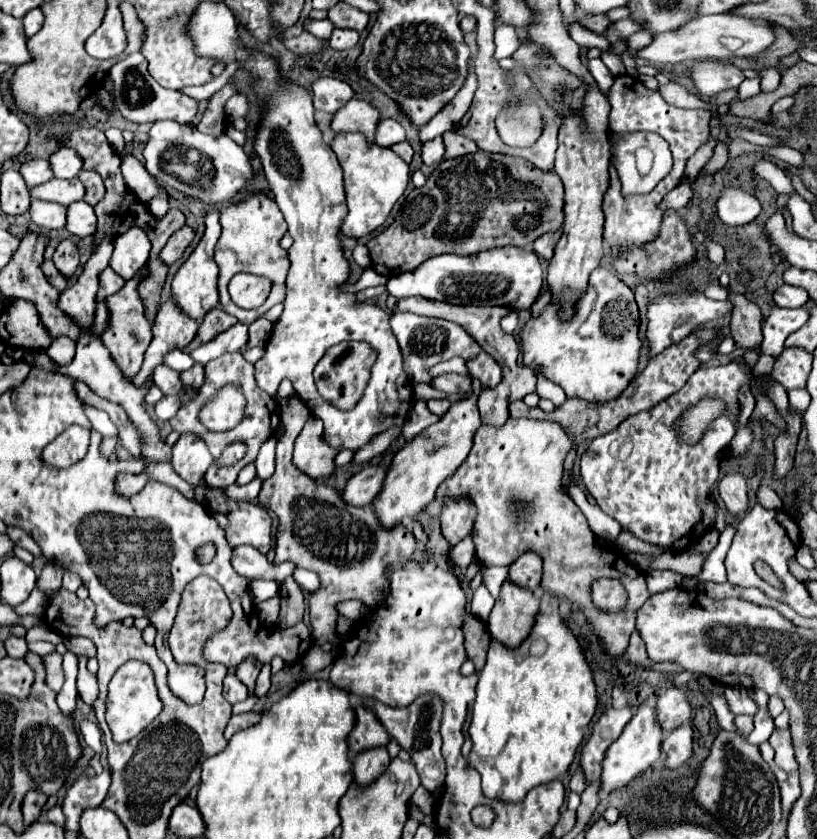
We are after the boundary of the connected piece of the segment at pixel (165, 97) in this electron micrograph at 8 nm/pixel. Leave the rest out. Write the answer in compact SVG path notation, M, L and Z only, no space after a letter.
M133 53L127 59L119 61L109 77L115 83L115 93L113 93L113 103L121 111L121 115L133 123L153 123L159 119L171 119L181 125L191 123L197 117L199 103L193 97L187 97L183 91L173 91L165 89L159 83L153 81L153 77L147 71L147 59L141 53Z

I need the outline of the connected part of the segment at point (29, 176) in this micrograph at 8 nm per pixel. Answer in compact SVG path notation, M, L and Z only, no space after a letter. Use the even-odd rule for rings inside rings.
M29 159L21 165L21 175L27 181L29 187L37 187L47 183L49 179L53 179L53 171L49 161L45 159Z

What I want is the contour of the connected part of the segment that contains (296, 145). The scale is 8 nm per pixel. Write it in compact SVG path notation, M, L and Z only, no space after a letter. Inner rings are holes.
M201 1L185 21L185 29L199 57L215 59L223 65L237 61L255 79L251 89L261 107L261 121L253 137L253 149L263 163L273 199L285 215L289 235L295 241L291 247L291 269L285 279L283 313L265 343L263 359L255 363L257 385L275 397L279 383L289 379L299 399L325 423L325 441L339 451L359 451L375 435L405 425L413 401L413 383L403 371L399 345L389 329L389 313L369 303L357 303L353 293L341 289L351 275L339 241L341 223L347 215L343 171L313 119L311 91L299 83L287 83L279 73L275 57L251 51L241 43L235 15L225 3ZM343 341L365 341L377 353L365 395L349 411L329 405L313 381L313 367L329 347Z

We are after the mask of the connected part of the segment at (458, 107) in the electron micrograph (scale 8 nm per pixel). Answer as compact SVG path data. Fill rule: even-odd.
M473 57L469 59L469 75L463 83L463 87L459 89L459 93L427 123L419 129L419 139L431 141L435 137L441 137L445 131L451 131L459 125L463 115L467 113L469 105L473 100L473 93L477 89L477 77L475 77L475 69L473 69Z

